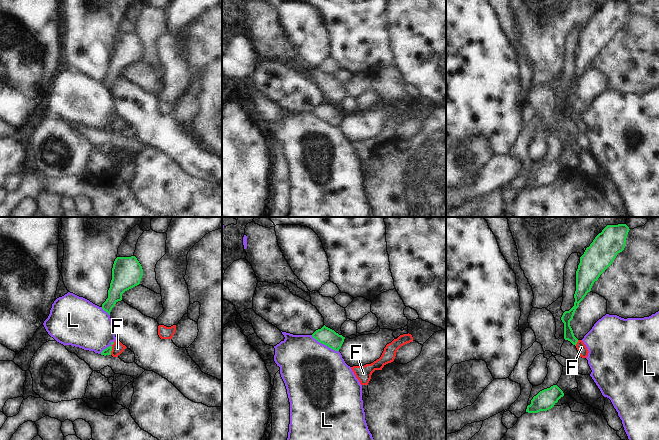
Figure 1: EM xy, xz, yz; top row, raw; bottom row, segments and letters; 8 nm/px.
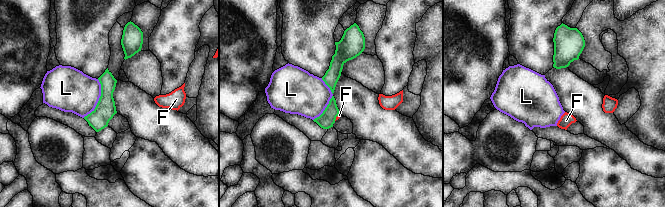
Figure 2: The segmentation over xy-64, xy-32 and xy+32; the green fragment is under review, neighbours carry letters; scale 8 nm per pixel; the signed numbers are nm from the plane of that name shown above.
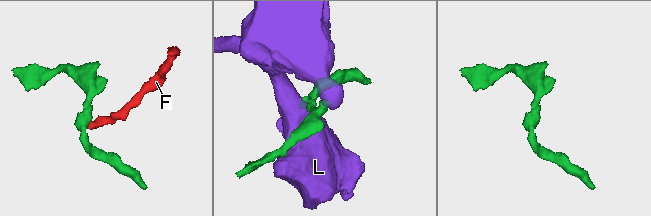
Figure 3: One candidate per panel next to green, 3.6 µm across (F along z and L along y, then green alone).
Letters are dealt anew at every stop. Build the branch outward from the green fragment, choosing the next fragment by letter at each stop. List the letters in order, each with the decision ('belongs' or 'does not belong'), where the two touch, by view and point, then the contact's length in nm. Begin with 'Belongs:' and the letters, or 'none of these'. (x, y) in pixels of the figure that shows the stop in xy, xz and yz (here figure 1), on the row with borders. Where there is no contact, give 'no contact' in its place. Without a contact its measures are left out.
Belongs: none of these
F: does not belong; contact xy (111, 348); length 110 nm
L: does not belong; contact xz (325, 344); length 260 nm

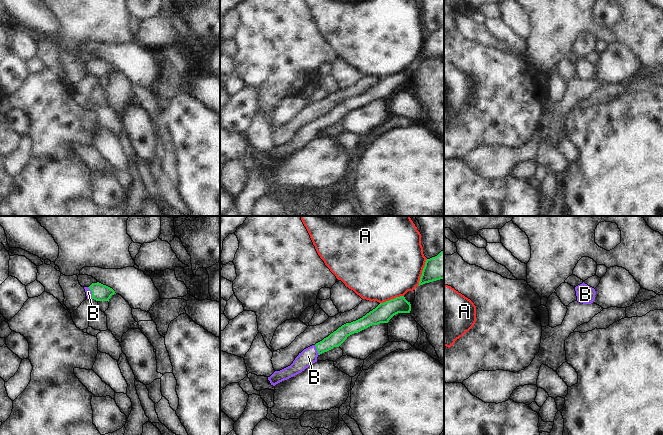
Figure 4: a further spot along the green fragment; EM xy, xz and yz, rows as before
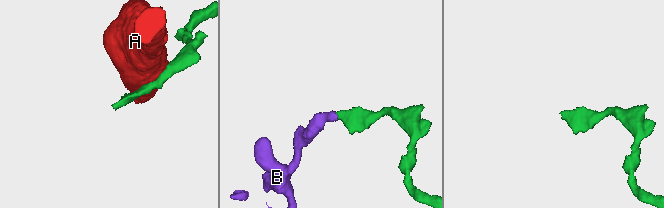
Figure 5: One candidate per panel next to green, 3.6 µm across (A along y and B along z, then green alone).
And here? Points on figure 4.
Belongs: B
A: does not belong; contact xz (422, 272); length 240 nm
B: belongs; contact xy (92, 293); length 100 nm

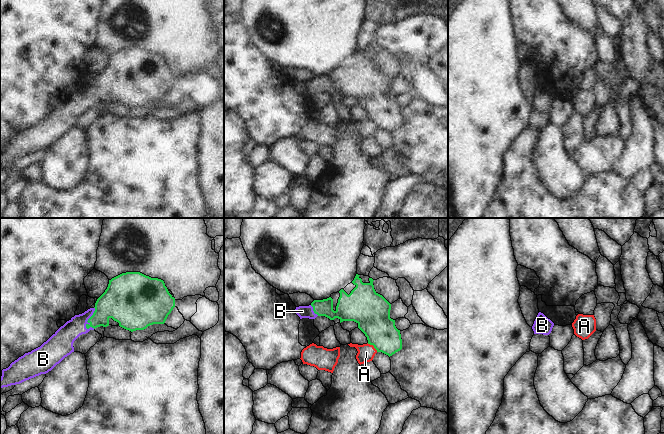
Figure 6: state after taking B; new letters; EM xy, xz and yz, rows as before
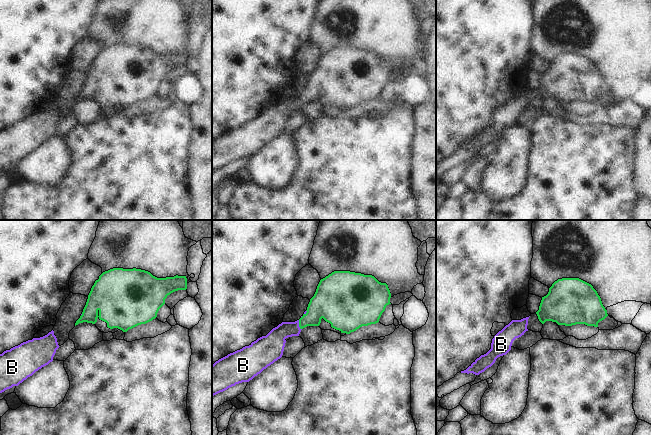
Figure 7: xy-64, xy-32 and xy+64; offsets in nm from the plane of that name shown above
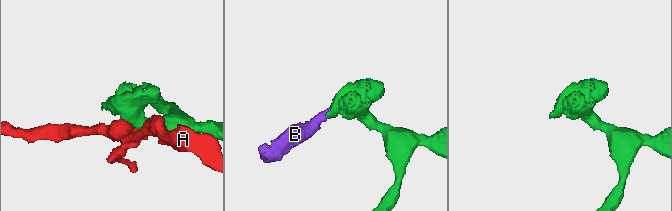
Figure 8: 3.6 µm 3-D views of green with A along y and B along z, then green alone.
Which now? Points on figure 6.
Belongs: B
A: does not belong; contact xz (373, 345); length 110 nm
B: belongs; contact xy (89, 318); length 190 nm

